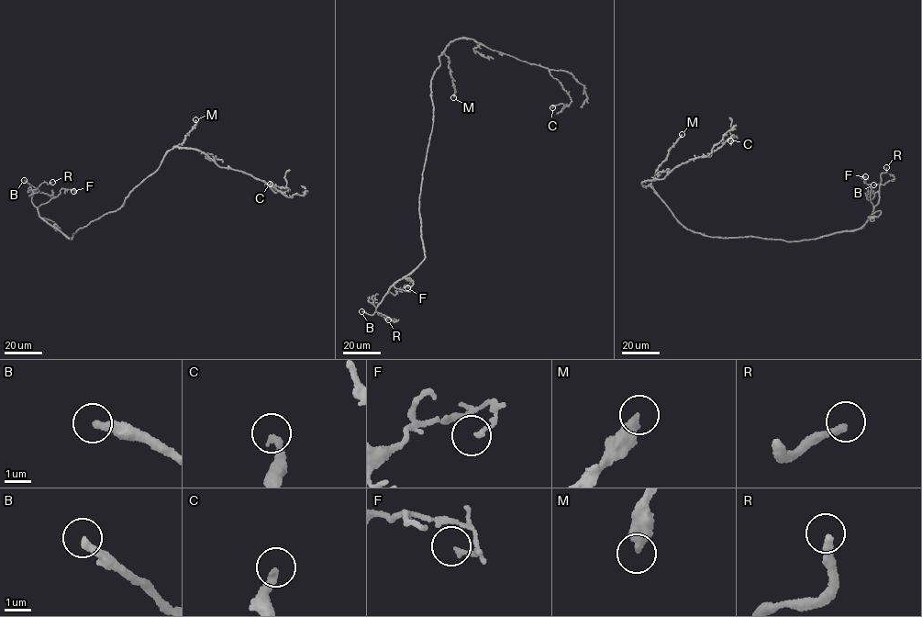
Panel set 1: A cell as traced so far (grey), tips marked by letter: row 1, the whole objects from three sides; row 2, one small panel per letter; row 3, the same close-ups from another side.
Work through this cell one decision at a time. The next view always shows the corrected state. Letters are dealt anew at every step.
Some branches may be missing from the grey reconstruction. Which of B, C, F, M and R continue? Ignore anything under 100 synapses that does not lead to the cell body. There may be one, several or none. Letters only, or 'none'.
B, M

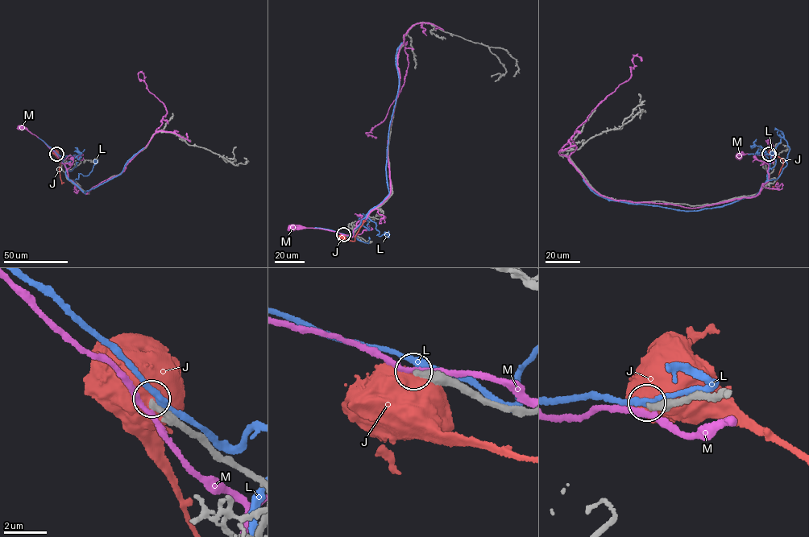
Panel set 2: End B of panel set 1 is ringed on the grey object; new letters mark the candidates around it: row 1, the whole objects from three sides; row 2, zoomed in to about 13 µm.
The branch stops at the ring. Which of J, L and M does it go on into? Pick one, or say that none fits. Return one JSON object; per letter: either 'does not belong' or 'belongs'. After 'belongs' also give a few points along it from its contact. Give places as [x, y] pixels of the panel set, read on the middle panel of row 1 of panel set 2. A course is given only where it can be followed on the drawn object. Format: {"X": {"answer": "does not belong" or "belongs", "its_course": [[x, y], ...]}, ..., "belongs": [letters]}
{"J": {"answer": "does not belong"}, "L": {"answer": "does not belong"}, "M": {"answer": "does not belong"}, "belongs": []}

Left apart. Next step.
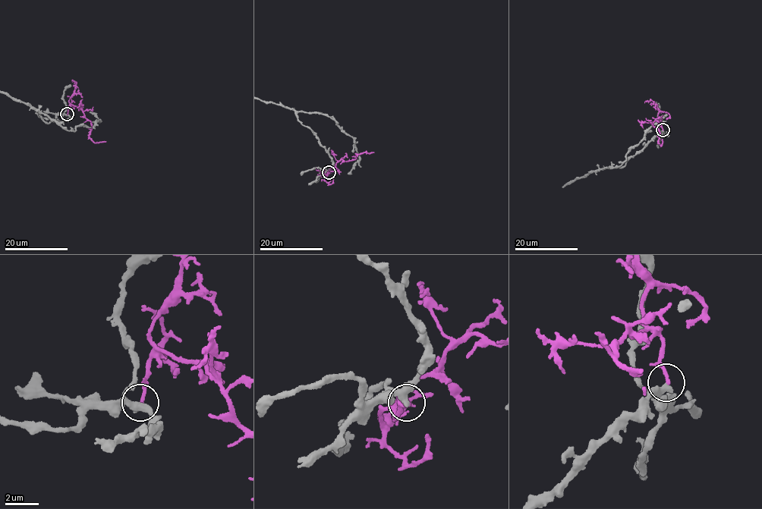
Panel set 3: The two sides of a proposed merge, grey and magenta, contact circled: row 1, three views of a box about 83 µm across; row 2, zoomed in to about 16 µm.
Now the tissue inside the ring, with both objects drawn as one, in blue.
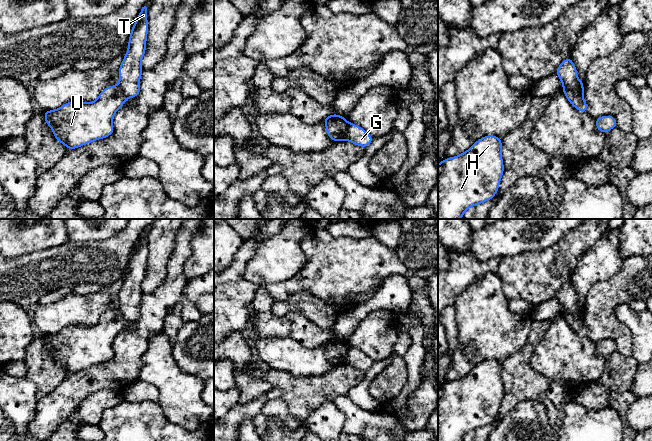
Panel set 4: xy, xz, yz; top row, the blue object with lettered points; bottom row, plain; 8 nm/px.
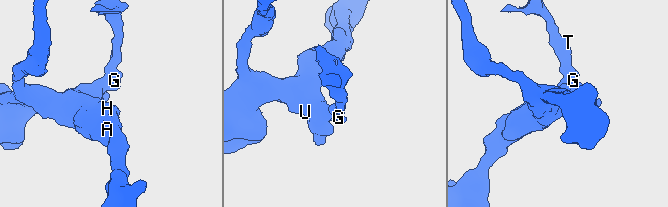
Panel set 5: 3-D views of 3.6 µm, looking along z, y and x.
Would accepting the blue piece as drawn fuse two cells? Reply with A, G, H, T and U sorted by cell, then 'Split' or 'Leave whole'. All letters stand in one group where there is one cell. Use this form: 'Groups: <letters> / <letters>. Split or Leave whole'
Groups: A H U / G T. Split

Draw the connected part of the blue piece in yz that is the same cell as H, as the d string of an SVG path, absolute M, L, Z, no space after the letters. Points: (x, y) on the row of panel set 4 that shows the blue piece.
M486 135L467 151L438 164L438 219L461 219L470 207L487 202L497 194L505 170L501 149L502 139Z

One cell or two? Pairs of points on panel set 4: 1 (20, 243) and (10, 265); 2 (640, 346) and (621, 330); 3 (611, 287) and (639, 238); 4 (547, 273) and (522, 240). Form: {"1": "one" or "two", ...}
{"1": "two", "2": "two", "3": "two", "4": "two"}

